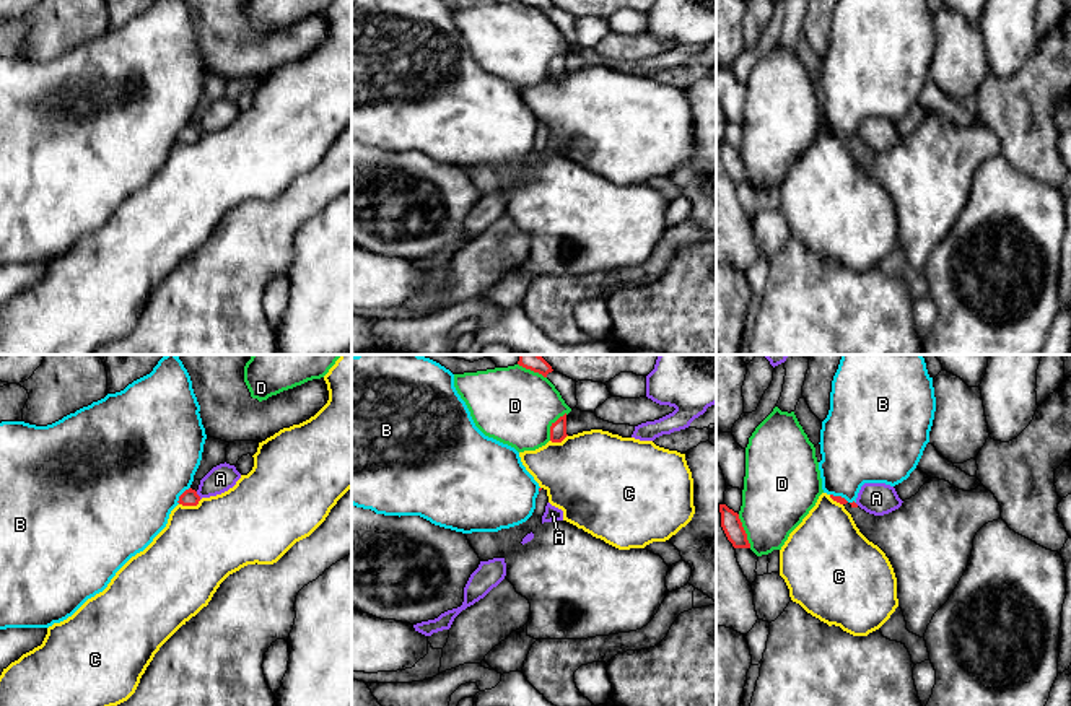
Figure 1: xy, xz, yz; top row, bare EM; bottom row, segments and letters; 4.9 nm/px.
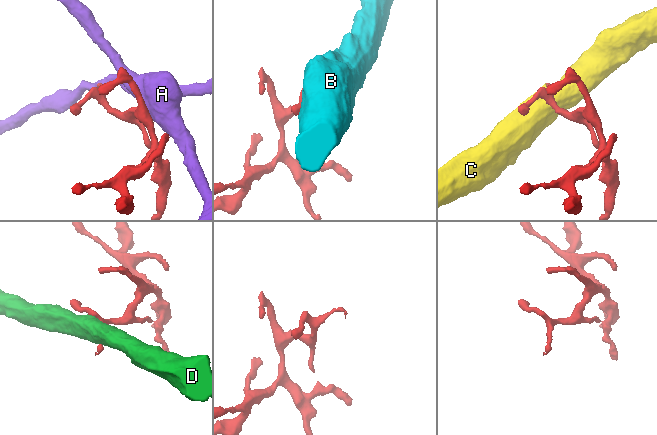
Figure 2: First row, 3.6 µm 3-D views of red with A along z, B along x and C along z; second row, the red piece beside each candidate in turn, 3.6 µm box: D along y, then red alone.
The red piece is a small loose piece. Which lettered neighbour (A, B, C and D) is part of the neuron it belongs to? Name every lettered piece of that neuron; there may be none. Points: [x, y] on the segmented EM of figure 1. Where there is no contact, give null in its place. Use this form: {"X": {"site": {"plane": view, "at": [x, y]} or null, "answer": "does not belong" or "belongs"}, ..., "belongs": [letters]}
{"A": {"site": {"plane": "xy", "at": [197, 495]}, "answer": "does not belong"}, "B": {"site": {"plane": "xy", "at": [181, 495]}, "answer": "does not belong"}, "C": {"site": {"plane": "xy", "at": [189, 505]}, "answer": "does not belong"}, "D": {"site": {"plane": "yz", "at": [744, 531]}, "answer": "does not belong"}, "belongs": []}

